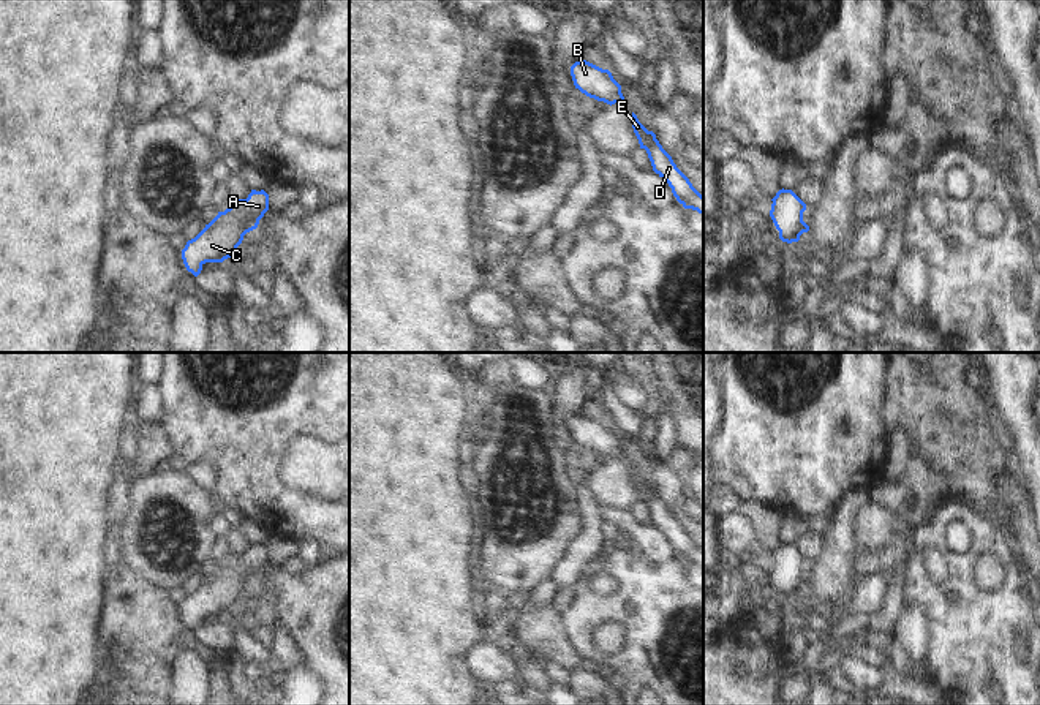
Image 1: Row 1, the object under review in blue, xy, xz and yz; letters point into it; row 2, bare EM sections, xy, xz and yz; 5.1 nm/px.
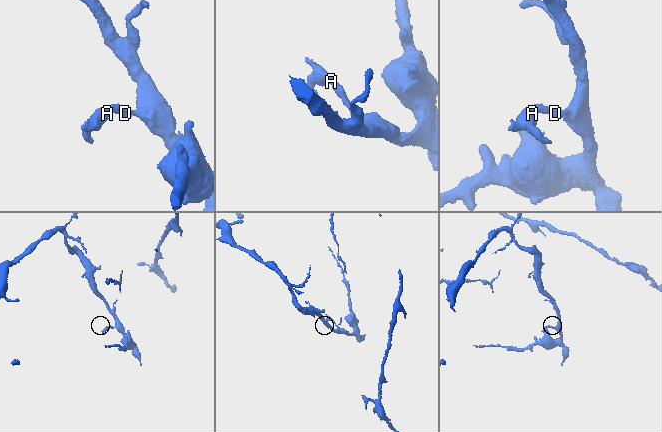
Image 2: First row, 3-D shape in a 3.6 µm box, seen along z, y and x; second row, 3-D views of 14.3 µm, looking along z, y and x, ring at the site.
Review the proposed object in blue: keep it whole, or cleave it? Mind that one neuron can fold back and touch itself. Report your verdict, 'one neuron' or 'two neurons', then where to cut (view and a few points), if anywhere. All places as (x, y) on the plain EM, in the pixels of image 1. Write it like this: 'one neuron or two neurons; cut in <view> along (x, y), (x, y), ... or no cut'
one neuron; no cut

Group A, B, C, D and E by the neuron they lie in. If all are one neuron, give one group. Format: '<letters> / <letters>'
A B C D E

